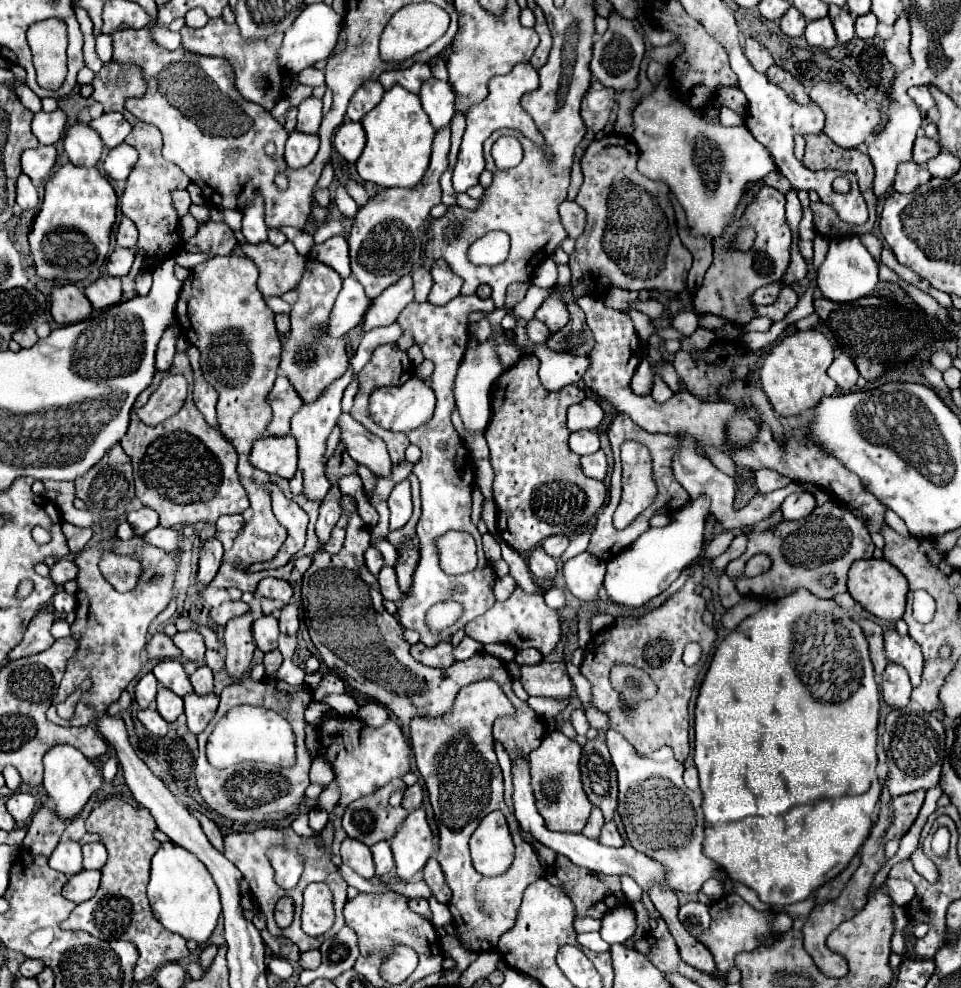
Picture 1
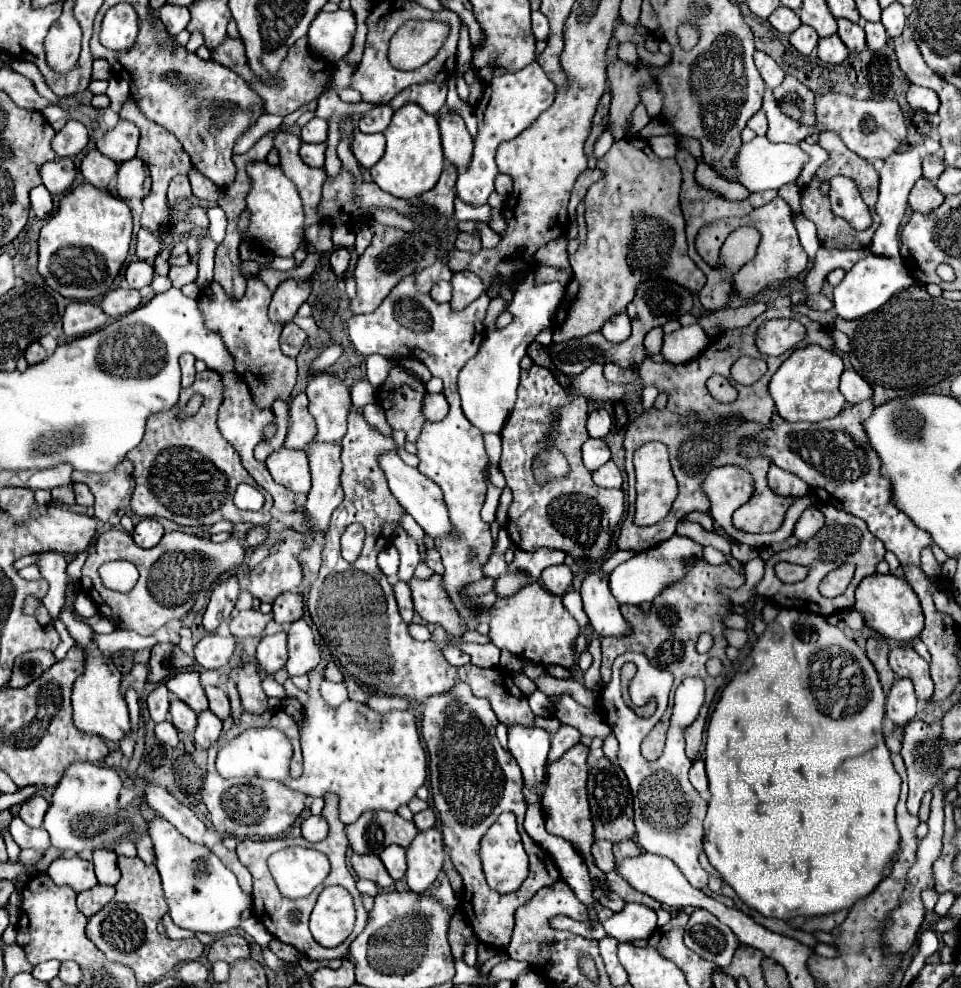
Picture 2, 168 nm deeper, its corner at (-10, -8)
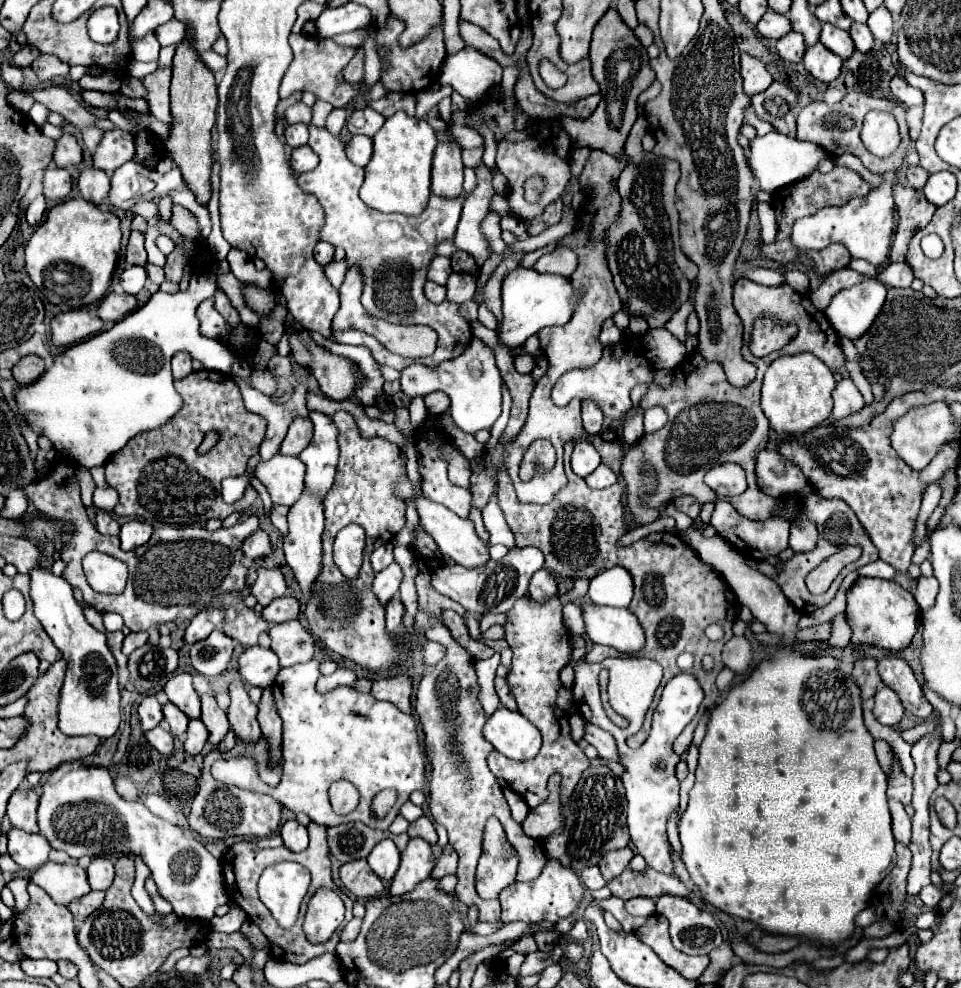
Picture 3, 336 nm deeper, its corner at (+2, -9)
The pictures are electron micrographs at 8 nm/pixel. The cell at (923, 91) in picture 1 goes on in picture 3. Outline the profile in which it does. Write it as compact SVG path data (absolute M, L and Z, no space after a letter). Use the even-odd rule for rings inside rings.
M898 75L892 79L890 89L892 89L894 97L896 97L900 103L904 103L906 107L922 105L922 103L924 103L924 95L922 95L918 89L914 89L912 85L908 85L908 83L906 83L902 77L898 77Z

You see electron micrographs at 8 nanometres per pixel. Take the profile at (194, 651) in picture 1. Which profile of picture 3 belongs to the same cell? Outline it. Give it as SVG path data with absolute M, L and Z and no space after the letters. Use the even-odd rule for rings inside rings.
M216 629L206 639L190 645L192 667L206 677L216 677L228 667L232 649L234 649L234 641Z

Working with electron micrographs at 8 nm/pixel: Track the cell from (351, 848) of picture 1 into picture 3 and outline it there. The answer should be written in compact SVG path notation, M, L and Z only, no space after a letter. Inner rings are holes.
M358 859L352 863L344 863L340 867L340 879L344 887L354 893L358 899L370 899L384 893L384 883L374 875L366 859Z

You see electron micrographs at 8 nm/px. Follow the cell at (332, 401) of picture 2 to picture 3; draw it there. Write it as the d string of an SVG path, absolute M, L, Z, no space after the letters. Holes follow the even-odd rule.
M310 411L310 421L314 423L314 437L310 445L300 453L300 461L306 465L306 487L324 497L334 483L336 463L338 463L338 429L332 417Z

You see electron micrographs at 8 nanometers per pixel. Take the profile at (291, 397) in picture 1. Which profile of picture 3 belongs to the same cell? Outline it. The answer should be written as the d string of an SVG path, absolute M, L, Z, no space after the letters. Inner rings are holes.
M296 417L290 423L288 435L284 437L282 445L280 445L280 453L282 455L300 455L304 447L308 447L308 441L312 437L312 423L308 417Z

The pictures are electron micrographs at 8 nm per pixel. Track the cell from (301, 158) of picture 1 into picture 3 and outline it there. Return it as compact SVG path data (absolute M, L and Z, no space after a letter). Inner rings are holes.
M302 145L302 147L292 149L290 165L292 165L292 169L296 169L296 173L306 173L318 165L318 157L308 145Z

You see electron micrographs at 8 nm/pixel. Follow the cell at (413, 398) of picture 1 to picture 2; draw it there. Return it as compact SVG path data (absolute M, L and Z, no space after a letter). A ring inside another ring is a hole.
M426 394L424 396L424 414L426 420L442 420L448 414L448 402L444 394Z

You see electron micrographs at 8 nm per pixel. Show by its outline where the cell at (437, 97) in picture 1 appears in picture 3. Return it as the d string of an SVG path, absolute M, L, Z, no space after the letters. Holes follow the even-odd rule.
M438 141L432 163L432 191L442 197L462 195L462 149L454 141Z

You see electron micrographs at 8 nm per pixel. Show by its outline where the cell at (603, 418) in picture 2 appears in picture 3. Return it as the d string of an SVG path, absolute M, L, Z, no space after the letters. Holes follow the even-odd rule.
M582 401L582 423L584 423L584 431L588 435L596 435L602 429L604 423L604 415L600 411L600 407L596 407L594 401Z

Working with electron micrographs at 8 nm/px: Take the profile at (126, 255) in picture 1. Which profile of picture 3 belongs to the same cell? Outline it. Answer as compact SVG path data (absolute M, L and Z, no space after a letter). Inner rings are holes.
M128 267L120 275L120 285L130 295L136 295L144 287L144 281L146 281L146 269L144 267Z

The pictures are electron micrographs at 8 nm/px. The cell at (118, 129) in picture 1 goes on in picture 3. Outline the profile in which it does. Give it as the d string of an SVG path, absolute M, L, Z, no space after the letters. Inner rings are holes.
M112 129L106 131L100 145L92 153L94 167L102 171L114 171L126 161L130 161L134 155L134 139L128 131L122 129Z

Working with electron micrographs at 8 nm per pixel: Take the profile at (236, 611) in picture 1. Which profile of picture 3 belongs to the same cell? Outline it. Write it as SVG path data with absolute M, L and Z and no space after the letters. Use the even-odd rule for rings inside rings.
M244 607L238 617L230 623L224 623L222 631L232 639L240 641L244 647L252 647L258 643L258 635L268 627L268 623L254 609Z

